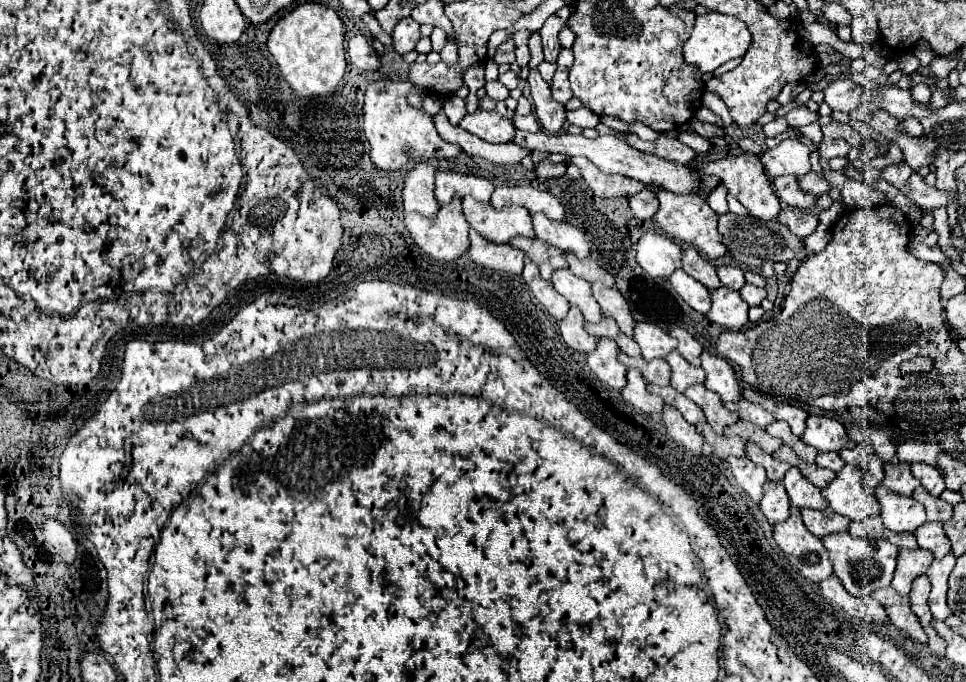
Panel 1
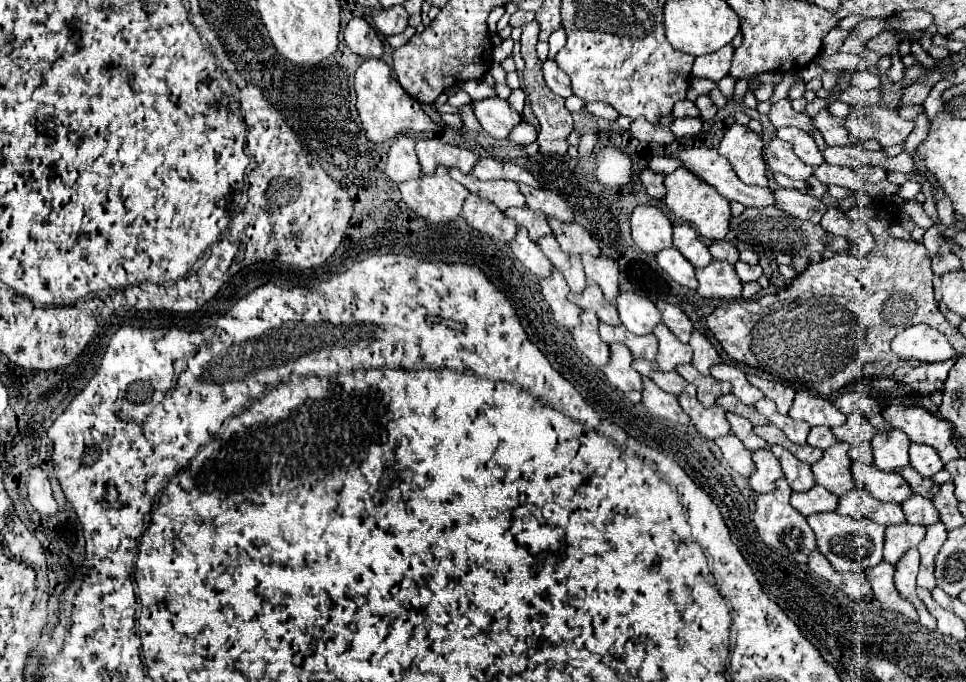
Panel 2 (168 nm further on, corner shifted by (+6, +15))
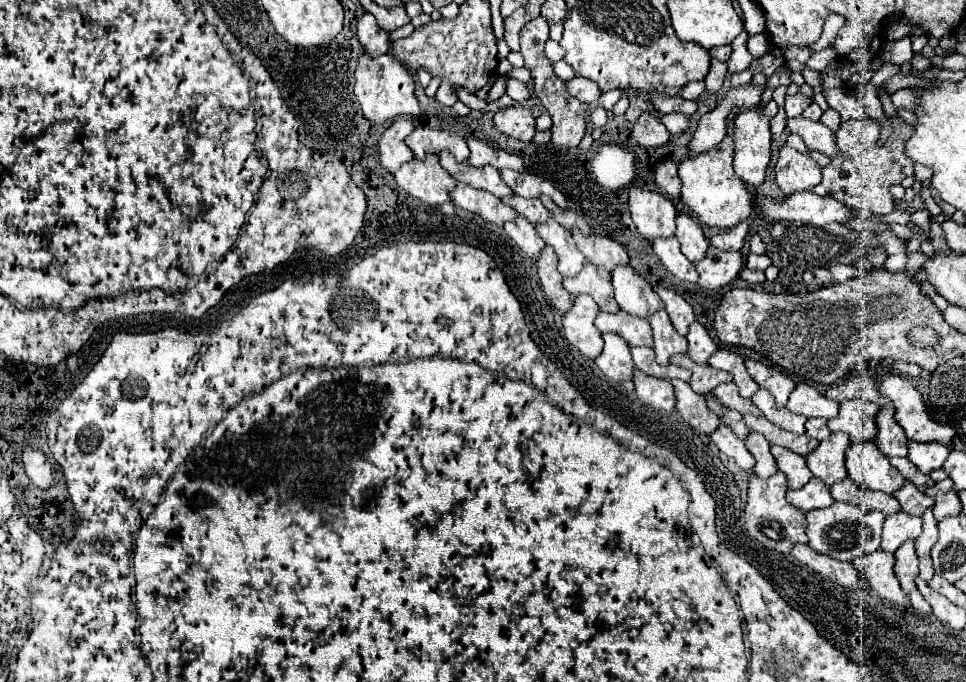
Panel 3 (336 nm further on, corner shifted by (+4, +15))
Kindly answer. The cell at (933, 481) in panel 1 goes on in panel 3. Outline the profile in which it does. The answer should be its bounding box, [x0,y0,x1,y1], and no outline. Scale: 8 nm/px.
[908,442,950,474]

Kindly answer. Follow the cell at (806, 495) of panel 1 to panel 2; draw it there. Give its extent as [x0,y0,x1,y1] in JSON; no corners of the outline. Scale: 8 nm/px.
[770,446,814,492]

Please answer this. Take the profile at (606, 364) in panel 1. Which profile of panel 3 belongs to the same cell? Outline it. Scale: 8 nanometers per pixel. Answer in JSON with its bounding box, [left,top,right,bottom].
[562,296,604,360]

